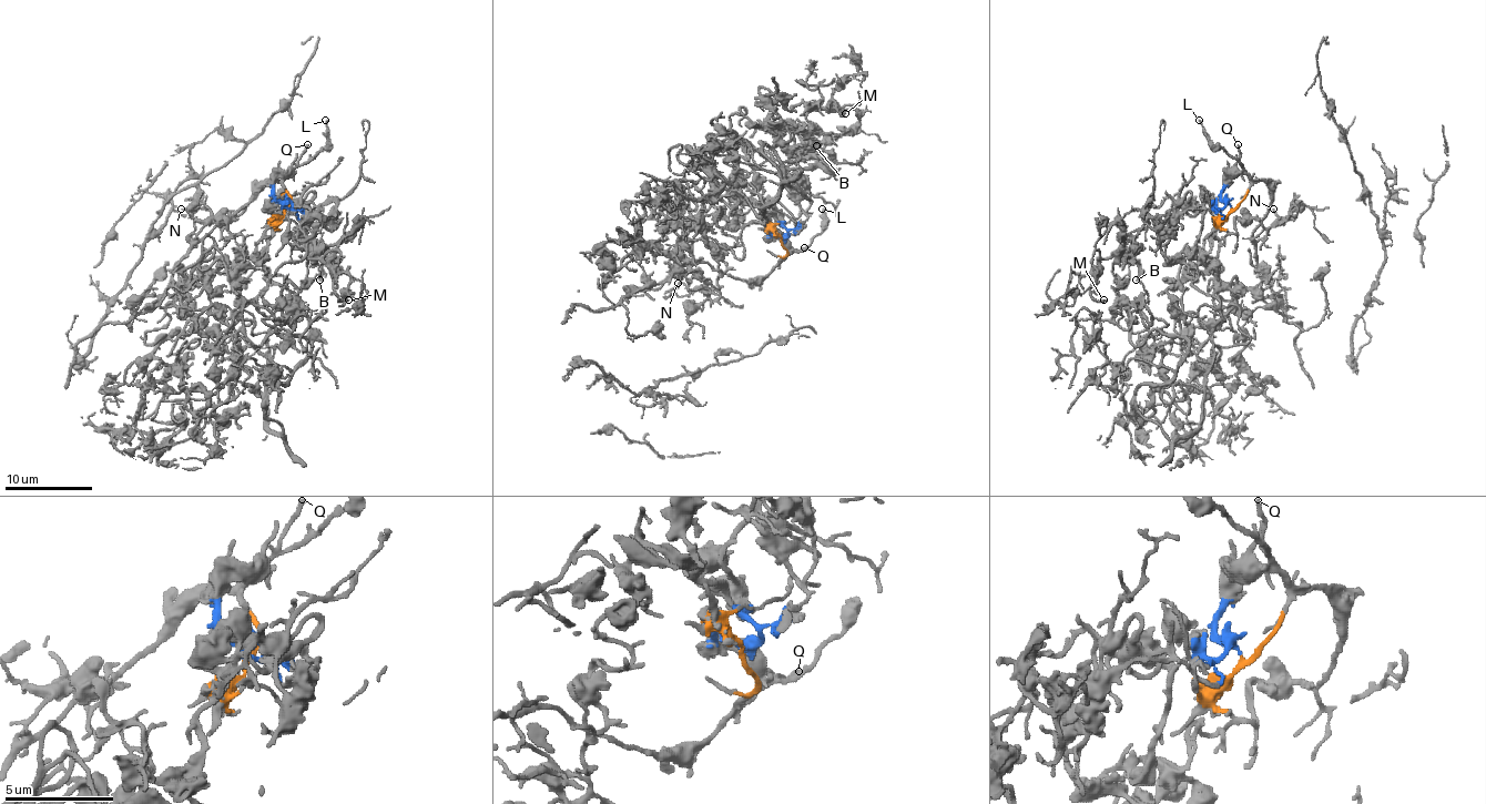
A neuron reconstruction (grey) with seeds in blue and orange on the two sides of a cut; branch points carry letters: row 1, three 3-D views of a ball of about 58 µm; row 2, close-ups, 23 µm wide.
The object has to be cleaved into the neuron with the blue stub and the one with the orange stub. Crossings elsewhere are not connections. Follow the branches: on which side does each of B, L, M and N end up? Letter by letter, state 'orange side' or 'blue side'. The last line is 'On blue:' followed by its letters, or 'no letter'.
B: blue side
L: orange side
M: blue side
N: orange side
On blue: B, M

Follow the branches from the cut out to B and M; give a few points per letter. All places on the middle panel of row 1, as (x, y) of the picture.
B: (781, 240), (806, 220), (786, 168), (806, 152), (797, 152), (804, 145), (815, 145)
M: (781, 240), (806, 220), (786, 168), (806, 152), (797, 152), (811, 134), (808, 112), (831, 101), (846, 112)

